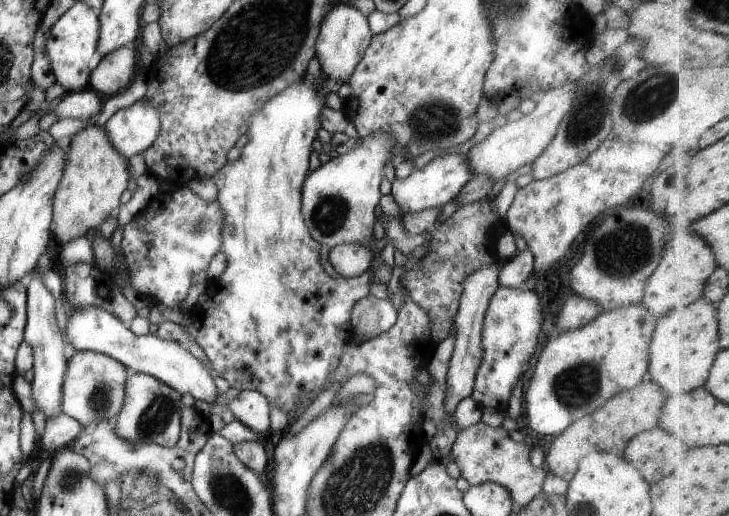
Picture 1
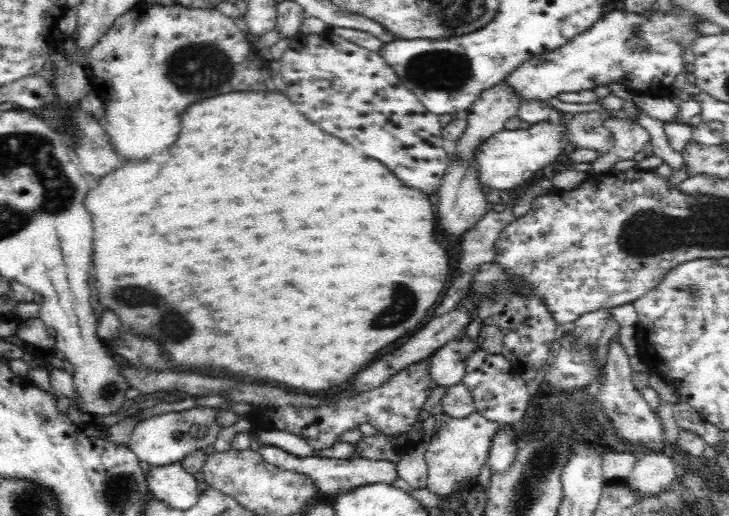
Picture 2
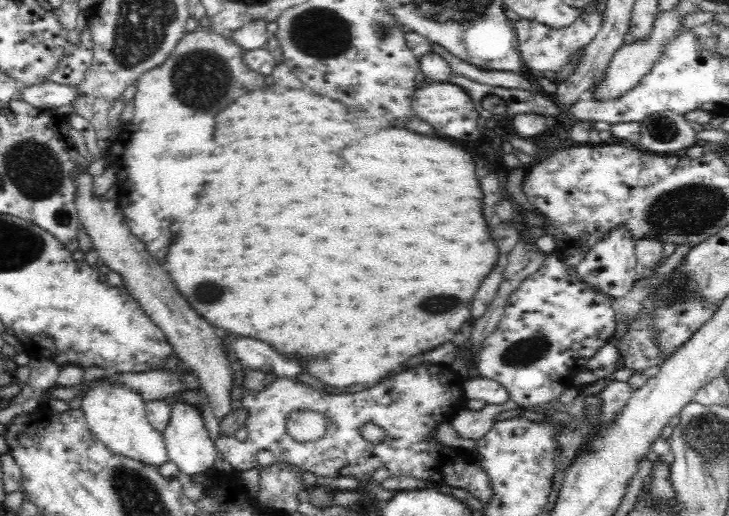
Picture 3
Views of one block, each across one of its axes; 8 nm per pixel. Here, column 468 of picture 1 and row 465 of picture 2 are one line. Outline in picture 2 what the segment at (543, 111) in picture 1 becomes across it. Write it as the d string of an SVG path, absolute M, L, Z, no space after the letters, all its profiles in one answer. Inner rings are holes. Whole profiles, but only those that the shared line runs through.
M194 407L182 412L168 412L140 421L132 430L127 447L140 462L148 462L151 467L166 466L181 461L194 450L203 450L216 442L222 427L218 425L218 408Z

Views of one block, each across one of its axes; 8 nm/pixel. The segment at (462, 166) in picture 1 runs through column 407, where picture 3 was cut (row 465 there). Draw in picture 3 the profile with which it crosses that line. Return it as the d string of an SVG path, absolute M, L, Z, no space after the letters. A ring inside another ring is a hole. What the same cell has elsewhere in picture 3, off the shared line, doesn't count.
M180 397L171 404L171 417L163 432L167 457L177 464L178 470L192 477L199 472L212 471L217 448L204 427L201 411L195 405L185 403Z

